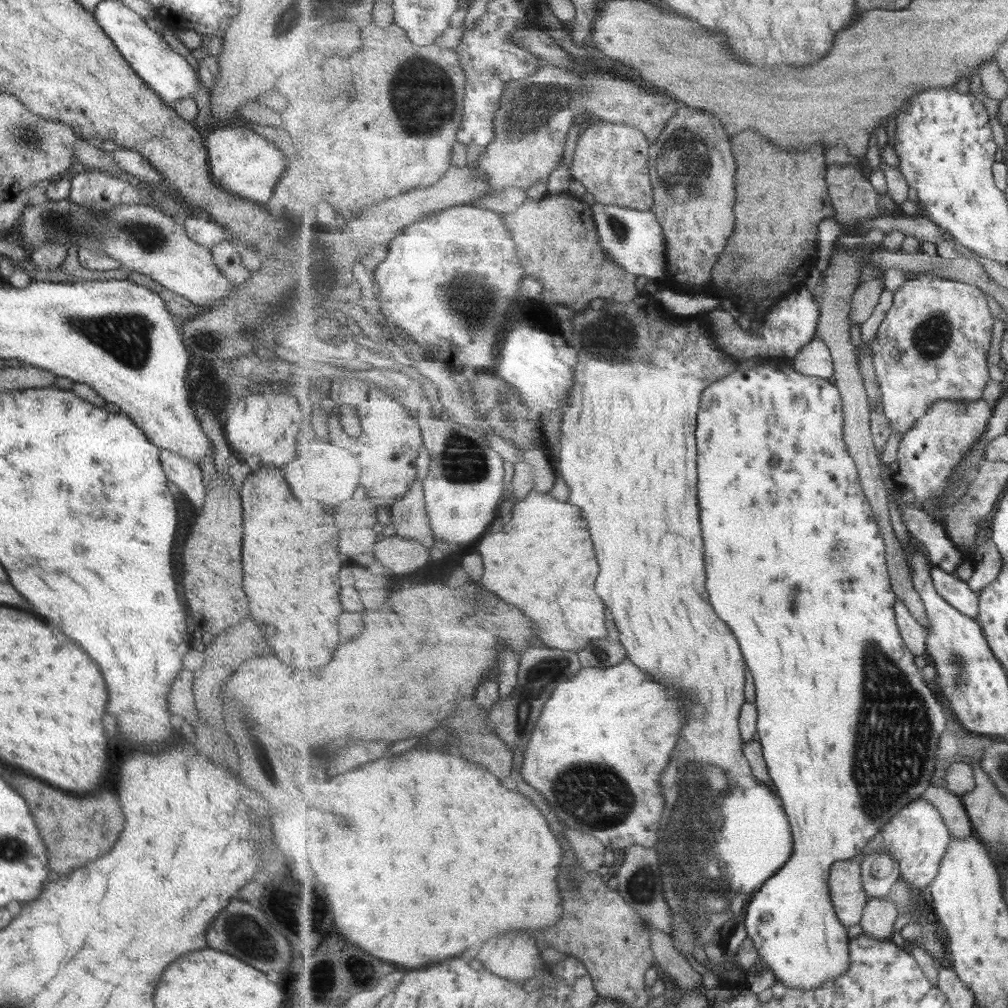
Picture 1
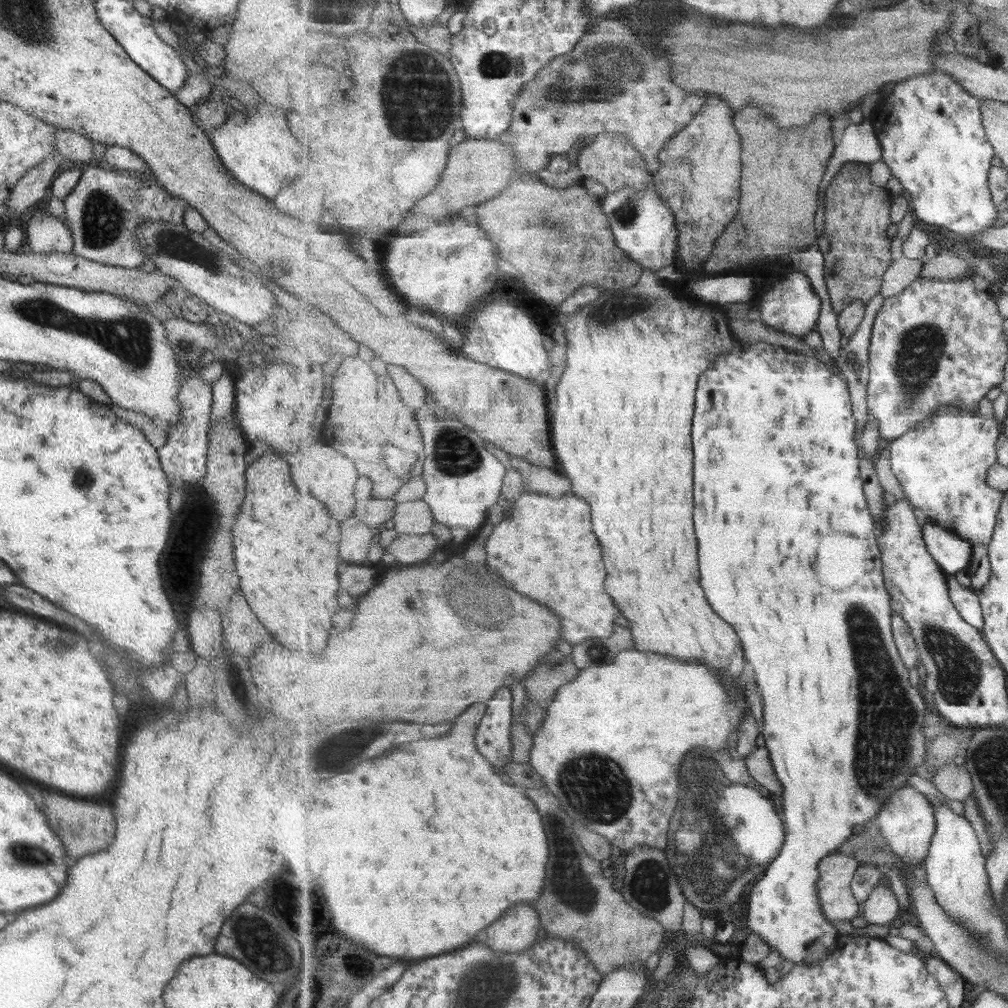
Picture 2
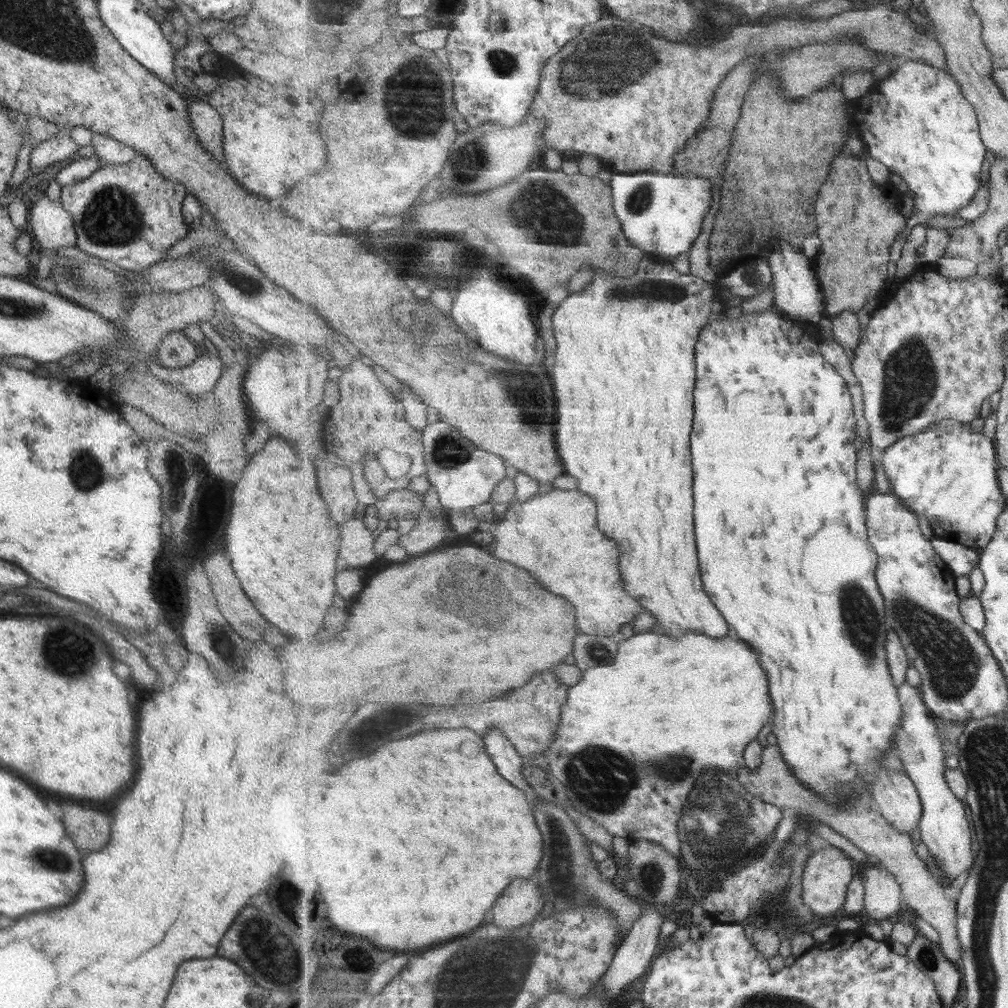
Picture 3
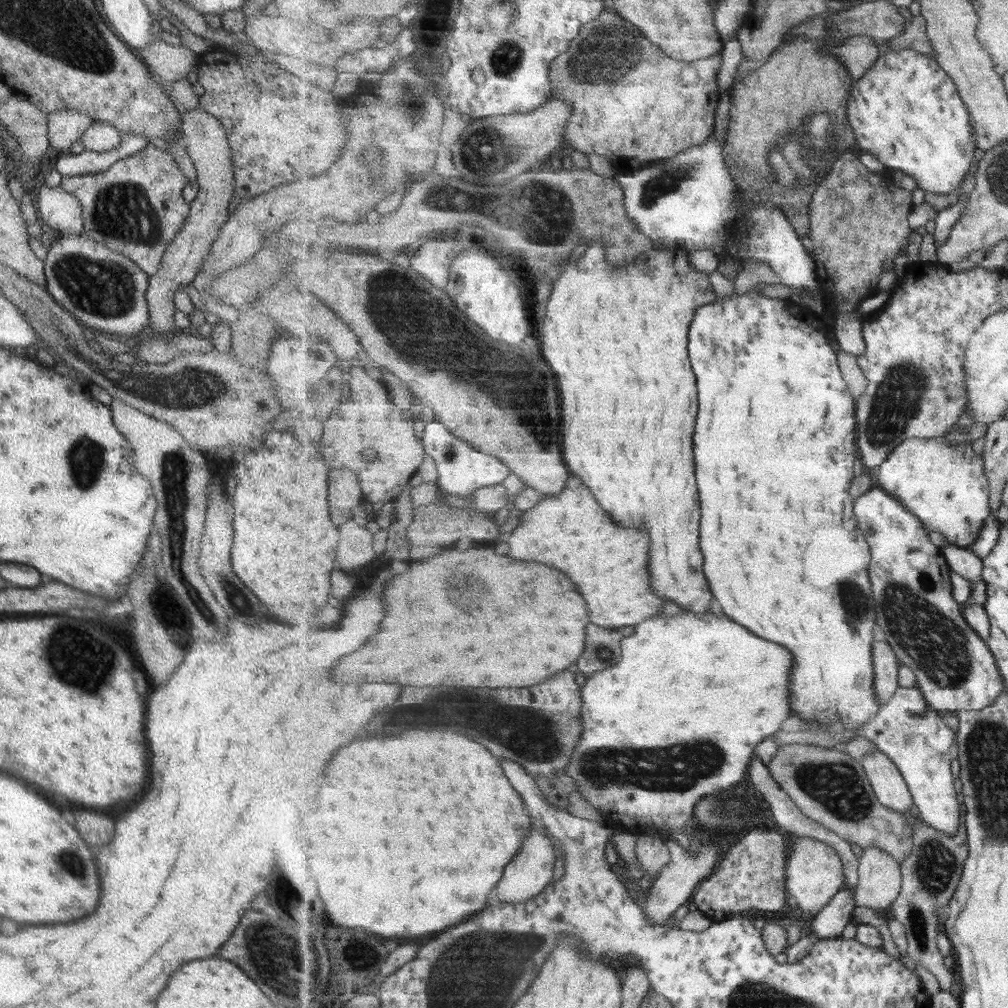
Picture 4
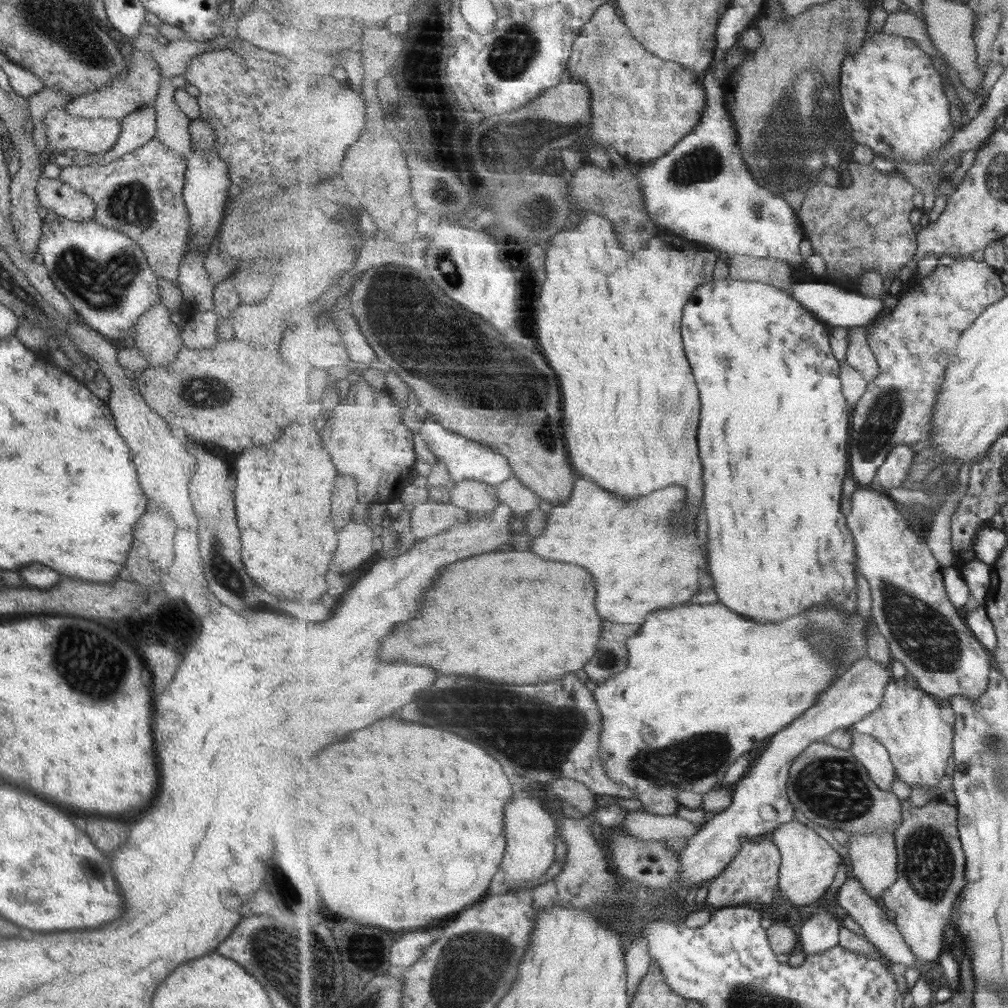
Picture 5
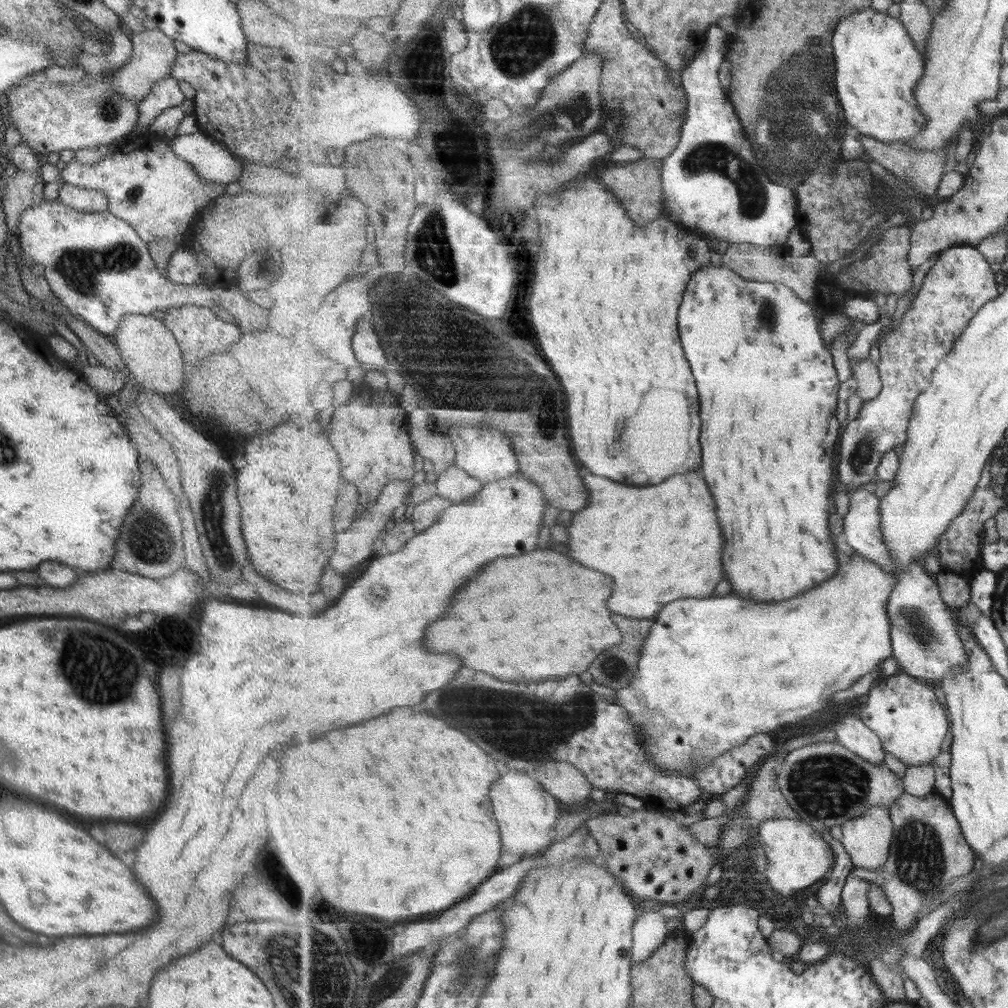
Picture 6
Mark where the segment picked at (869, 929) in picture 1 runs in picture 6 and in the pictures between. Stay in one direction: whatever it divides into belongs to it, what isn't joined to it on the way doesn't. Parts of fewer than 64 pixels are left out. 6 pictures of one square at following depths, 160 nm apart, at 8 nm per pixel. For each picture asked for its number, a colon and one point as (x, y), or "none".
2: (881, 907)
3: (883, 892)
4: (880, 883)
5: (874, 857)
6: (867, 839)

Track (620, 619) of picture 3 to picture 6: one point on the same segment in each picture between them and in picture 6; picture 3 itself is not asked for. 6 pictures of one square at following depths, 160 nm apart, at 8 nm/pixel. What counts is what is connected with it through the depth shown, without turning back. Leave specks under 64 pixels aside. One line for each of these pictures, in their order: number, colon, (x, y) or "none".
4: (571, 531)
5: (628, 545)
6: (661, 543)

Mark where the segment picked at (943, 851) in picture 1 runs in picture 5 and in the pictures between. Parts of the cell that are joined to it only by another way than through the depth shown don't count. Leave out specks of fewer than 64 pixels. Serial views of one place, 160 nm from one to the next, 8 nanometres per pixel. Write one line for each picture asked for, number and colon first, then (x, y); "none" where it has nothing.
2: (907, 821)
3: (899, 800)
4: (890, 785)
5: (875, 758)

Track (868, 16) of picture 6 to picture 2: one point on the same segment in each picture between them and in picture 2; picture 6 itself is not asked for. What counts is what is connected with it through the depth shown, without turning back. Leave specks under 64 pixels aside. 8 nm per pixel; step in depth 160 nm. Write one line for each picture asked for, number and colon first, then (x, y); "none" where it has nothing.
2: (934, 140)
3: (918, 122)
4: (906, 110)
5: (894, 100)

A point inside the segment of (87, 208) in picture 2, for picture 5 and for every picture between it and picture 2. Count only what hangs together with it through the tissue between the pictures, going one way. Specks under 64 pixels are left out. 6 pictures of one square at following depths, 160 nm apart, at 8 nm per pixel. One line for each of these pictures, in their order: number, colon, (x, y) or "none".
3: (128, 214)
4: (135, 207)
5: (139, 195)

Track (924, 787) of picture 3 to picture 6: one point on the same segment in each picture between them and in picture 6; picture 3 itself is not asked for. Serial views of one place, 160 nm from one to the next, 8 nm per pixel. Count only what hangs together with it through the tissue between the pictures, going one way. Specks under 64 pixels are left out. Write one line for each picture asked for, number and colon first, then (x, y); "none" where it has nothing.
4: (915, 736)
5: (909, 724)
6: (903, 710)

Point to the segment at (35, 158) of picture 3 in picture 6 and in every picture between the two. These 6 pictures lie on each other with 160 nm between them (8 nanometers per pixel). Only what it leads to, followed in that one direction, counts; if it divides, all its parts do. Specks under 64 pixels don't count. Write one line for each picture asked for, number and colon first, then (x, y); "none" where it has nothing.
4: (64, 127)
5: (137, 86)
6: (152, 55)

